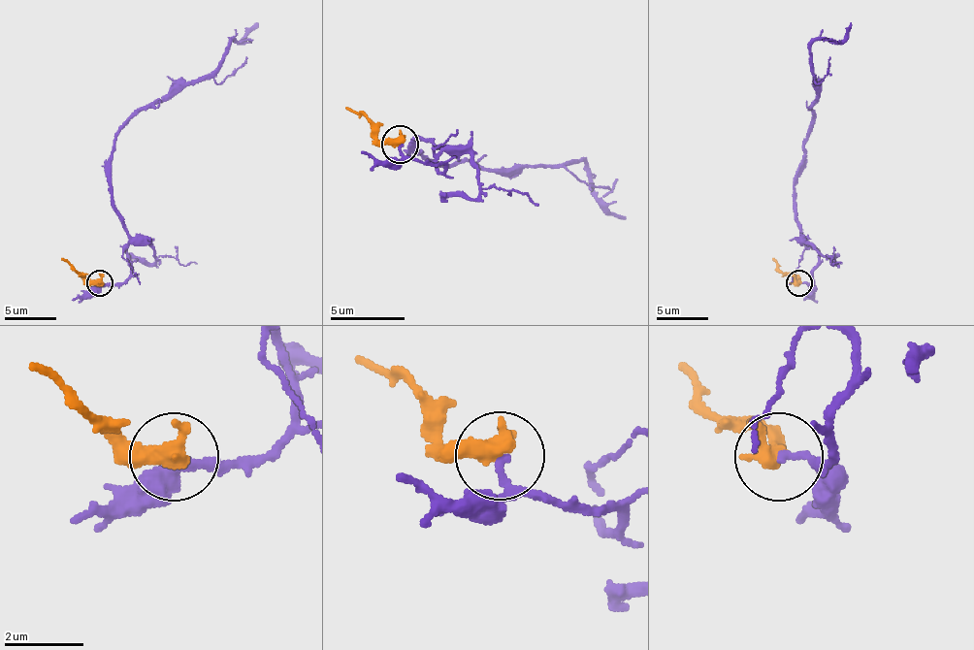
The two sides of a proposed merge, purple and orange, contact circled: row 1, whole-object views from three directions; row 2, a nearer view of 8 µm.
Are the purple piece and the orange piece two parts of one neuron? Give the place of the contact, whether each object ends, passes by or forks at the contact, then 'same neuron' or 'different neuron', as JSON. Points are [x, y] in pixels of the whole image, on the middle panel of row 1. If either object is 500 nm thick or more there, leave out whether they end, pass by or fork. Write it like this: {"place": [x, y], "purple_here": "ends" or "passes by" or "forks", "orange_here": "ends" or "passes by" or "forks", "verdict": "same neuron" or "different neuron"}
{"place": [400, 144], "purple_here": "passes by", "orange_here": "passes by", "verdict": "same neuron"}

